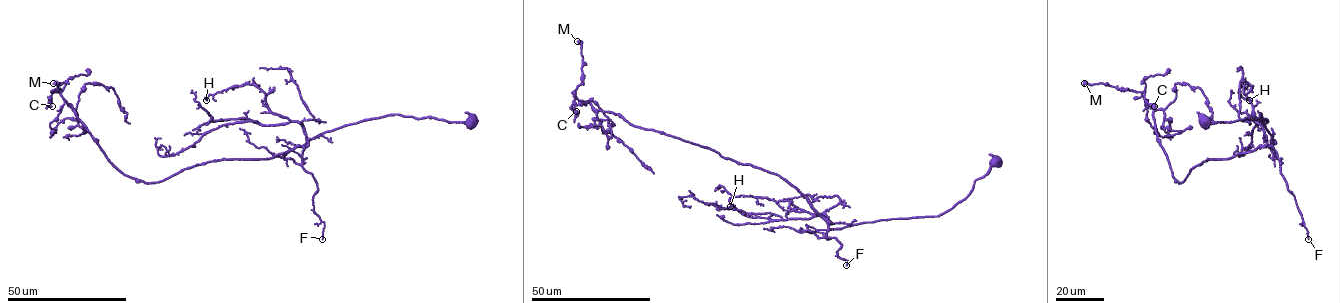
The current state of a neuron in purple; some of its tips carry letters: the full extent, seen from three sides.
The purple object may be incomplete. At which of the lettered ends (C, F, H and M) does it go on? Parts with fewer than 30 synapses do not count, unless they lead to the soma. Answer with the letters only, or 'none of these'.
none of these

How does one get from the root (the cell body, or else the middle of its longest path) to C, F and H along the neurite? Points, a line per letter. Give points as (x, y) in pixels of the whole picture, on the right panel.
C: (1206, 121), (1260, 114), (1272, 145), (1207, 158), (1179, 182), (1142, 92), (1154, 106)
F: (1206, 121), (1232, 122), (1257, 118), (1261, 115), (1271, 135), (1280, 173), (1294, 196), (1308, 239)
H: (1206, 121), (1232, 122), (1260, 114), (1271, 145), (1265, 145), (1242, 84), (1238, 93), (1249, 100)

